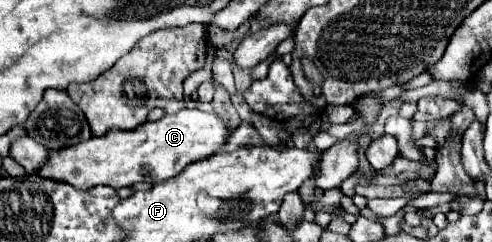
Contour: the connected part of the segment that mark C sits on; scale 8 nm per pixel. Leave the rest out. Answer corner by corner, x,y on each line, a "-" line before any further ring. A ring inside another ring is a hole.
181,109
175,115
163,115
159,121
143,123
131,131
109,129
103,137
91,137
79,145
49,151
47,161
37,173
43,179
63,181
83,191
95,185
121,189
139,181
159,183
175,177
189,163
209,157
227,141
227,133
229,127
221,117
197,109

